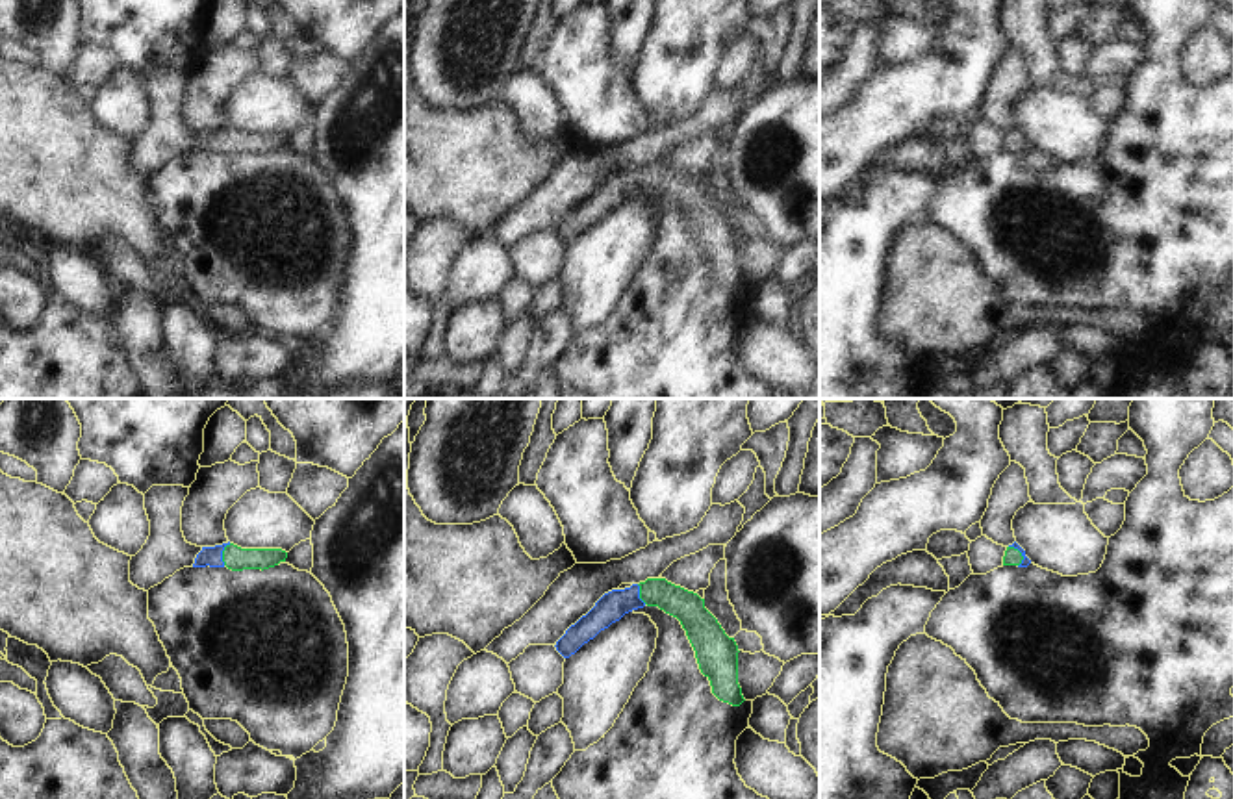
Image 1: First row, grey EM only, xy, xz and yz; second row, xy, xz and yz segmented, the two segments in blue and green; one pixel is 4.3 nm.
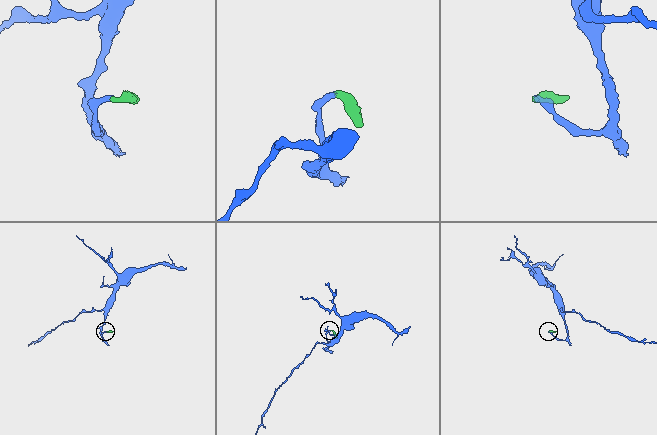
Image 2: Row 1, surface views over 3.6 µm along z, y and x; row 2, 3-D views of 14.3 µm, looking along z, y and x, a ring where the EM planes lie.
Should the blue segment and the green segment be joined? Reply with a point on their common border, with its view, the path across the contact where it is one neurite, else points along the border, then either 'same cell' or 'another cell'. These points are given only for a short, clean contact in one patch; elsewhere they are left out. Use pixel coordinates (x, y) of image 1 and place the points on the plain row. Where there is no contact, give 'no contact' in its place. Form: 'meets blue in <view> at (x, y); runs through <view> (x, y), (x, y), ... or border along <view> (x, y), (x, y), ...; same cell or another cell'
meets blue in xy at (221, 138); runs through xy (212, 141), (221, 138), (236, 143); same cell

